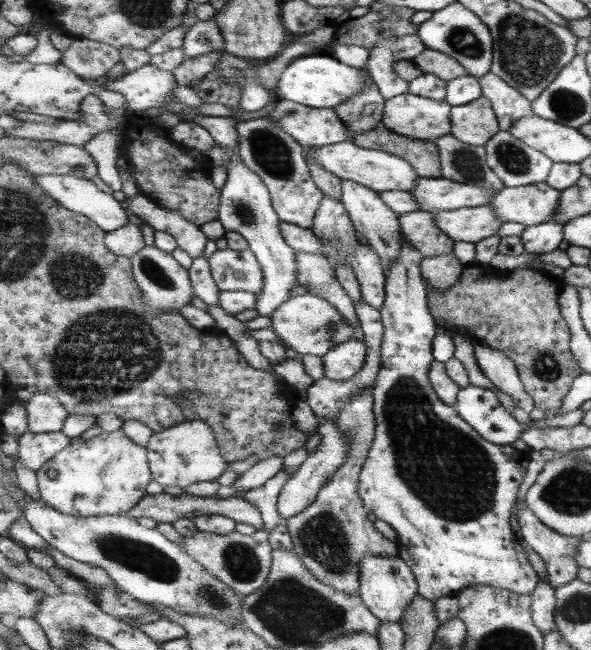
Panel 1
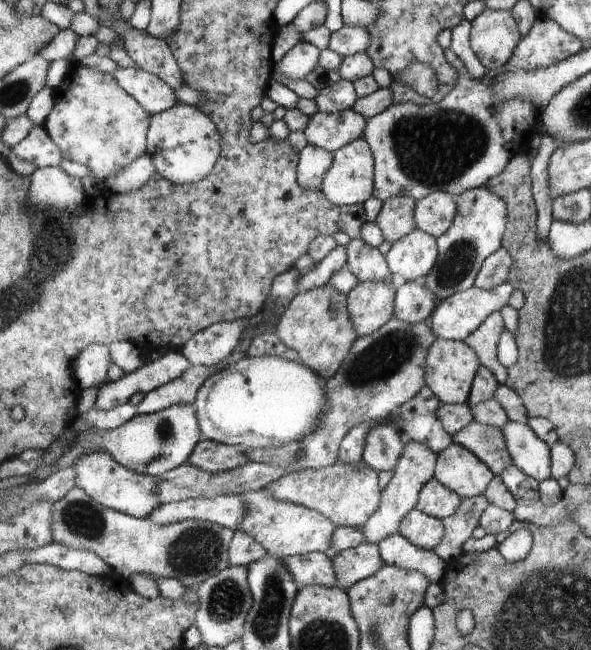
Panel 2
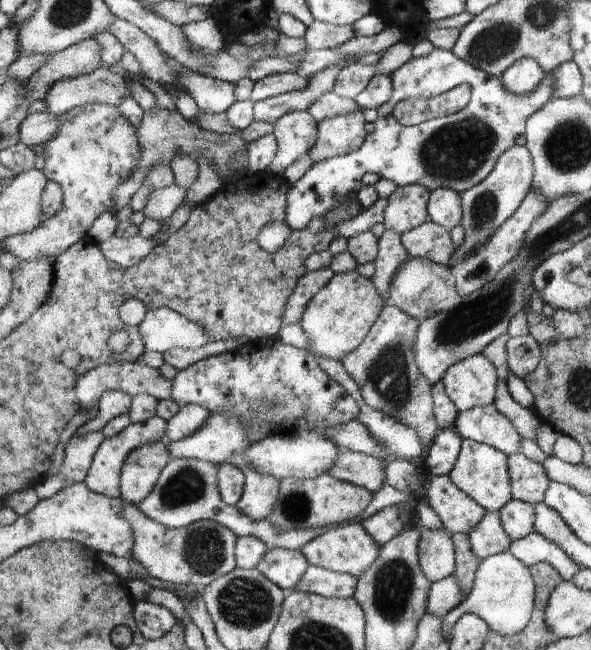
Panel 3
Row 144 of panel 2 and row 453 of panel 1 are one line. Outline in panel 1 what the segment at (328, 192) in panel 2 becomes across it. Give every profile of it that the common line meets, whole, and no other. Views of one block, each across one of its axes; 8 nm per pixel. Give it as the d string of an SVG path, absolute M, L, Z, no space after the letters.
M374 386L364 388L358 395L355 395L350 400L349 406L345 406L341 410L341 416L337 418L337 427L350 438L350 449L346 461L341 465L339 470L332 476L329 483L327 483L318 494L315 502L299 514L289 517L286 520L287 528L289 530L292 542L294 544L295 553L299 558L303 560L303 563L307 565L307 568L321 580L321 582L327 583L335 590L347 593L358 594L358 590L361 586L361 564L363 558L369 554L375 554L375 556L398 556L401 547L397 542L393 542L389 538L385 538L383 534L378 531L378 527L373 526L373 522L367 518L369 512L367 512L366 506L363 504L363 499L358 493L358 482L362 468L365 461L368 459L371 447L374 445L376 437L376 422L374 412Z

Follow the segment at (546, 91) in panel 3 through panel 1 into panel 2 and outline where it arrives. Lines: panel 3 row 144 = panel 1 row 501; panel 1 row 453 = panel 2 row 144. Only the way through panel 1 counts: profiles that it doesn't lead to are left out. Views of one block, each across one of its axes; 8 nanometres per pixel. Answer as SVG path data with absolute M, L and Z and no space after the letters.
M449 48L445 52L446 58L451 63L451 66L459 72L459 74L457 74L457 86L453 88L451 94L447 94L439 104L435 101L431 104L427 104L427 106L419 106L417 102L395 104L385 112L367 119L367 128L365 128L363 138L366 139L375 157L375 190L373 197L378 198L383 203L391 197L405 195L411 196L411 198L414 198L416 201L423 200L423 198L427 198L427 196L431 196L434 192L439 191L446 191L458 197L468 190L486 187L495 176L499 176L499 174L505 172L505 166L509 164L509 160L511 160L515 154L526 153L529 150L529 140L538 133L537 126L542 122L542 111L539 110L531 100L527 100L525 96L519 96L519 98L513 98L513 100L499 100L499 98L495 96L495 92L491 90L491 82L493 82L491 70L485 70L484 74L475 76L467 70L467 66L463 64L462 58L459 58L459 55L456 55L453 49Z

